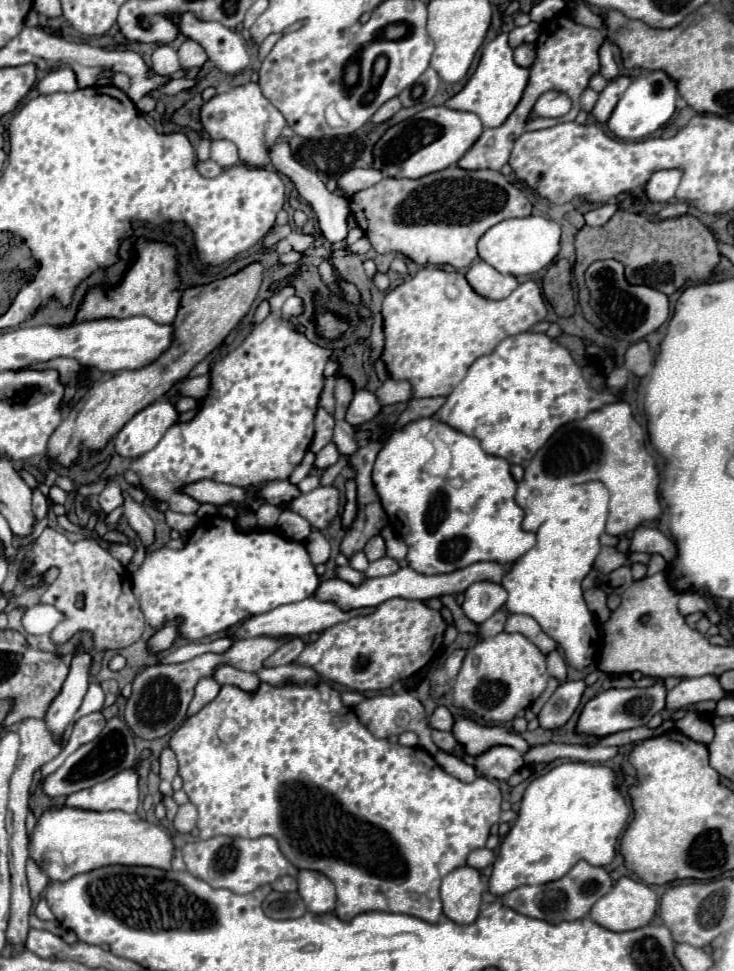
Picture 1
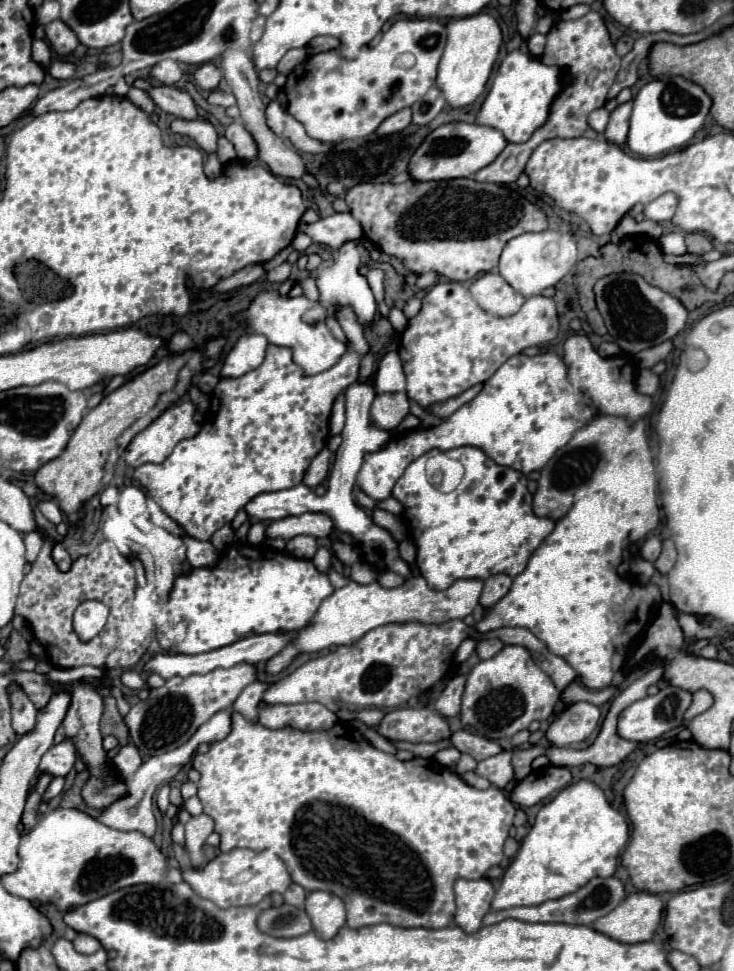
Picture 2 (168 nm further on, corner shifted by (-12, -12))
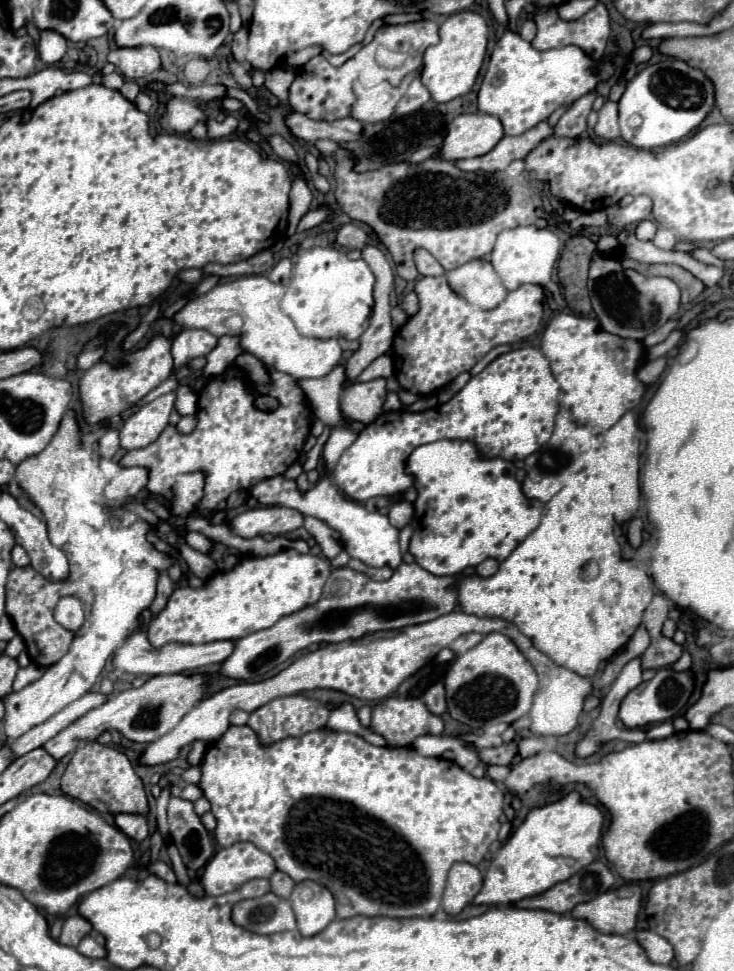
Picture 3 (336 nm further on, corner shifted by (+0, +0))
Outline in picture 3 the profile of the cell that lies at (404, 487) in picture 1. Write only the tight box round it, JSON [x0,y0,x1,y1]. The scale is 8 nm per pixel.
[405,440,543,576]

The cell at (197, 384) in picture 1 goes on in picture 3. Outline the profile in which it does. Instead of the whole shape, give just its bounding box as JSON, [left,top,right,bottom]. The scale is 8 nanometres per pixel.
[119,392,175,450]

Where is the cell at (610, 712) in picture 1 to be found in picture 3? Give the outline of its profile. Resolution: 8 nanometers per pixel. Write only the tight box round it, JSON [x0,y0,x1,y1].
[619,668,693,728]

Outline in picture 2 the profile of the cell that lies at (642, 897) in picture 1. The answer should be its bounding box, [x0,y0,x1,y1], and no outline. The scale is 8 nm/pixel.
[593,892,663,944]

